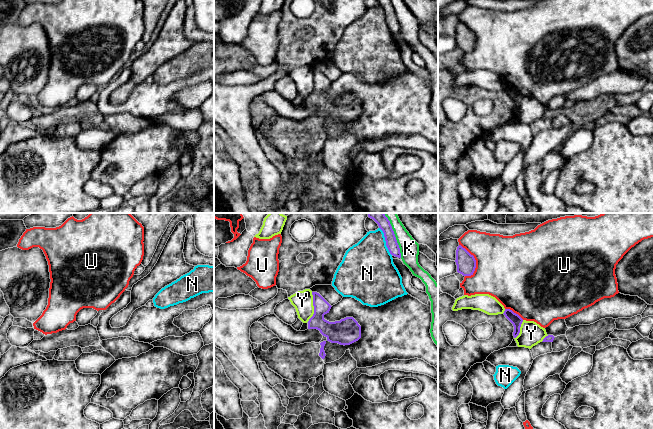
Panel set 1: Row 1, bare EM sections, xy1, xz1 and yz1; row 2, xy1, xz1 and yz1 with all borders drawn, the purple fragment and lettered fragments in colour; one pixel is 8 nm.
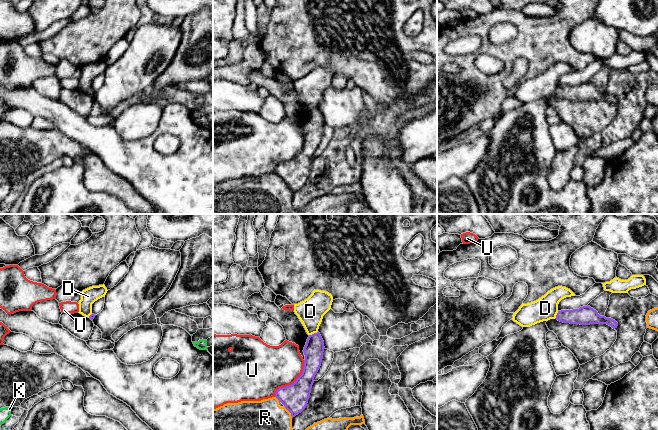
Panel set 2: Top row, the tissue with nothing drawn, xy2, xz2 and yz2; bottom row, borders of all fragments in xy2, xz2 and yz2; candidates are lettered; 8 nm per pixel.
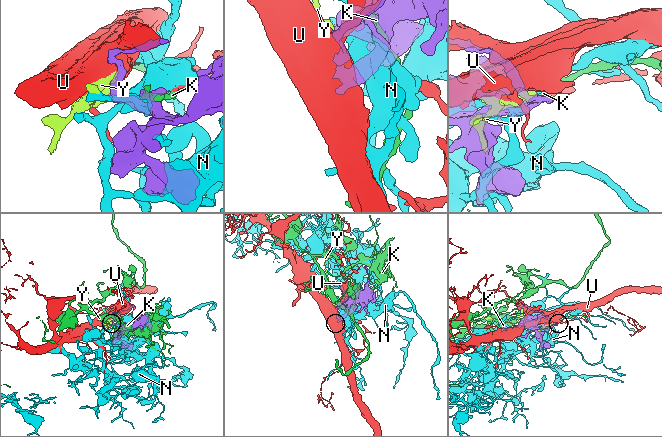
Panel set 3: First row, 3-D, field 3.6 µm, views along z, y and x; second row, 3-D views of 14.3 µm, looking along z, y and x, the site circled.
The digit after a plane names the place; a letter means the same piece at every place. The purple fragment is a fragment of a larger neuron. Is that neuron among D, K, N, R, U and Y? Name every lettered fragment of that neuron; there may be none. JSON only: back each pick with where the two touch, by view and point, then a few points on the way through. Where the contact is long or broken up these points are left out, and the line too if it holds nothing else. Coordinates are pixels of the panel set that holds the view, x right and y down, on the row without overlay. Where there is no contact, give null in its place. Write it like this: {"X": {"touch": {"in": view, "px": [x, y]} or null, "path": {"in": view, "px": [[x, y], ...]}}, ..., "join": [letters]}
{"join": []}

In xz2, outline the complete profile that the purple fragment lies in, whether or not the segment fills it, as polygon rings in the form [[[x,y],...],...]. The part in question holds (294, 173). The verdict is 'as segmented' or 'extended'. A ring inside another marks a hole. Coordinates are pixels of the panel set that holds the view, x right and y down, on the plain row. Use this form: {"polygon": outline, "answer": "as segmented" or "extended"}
{"polygon": [[[319,108],[309,111],[304,123],[304,143],[302,150],[289,162],[279,164],[275,173],[291,189],[292,194],[301,189],[307,182],[324,128],[324,117]]], "answer": "as segmented"}

